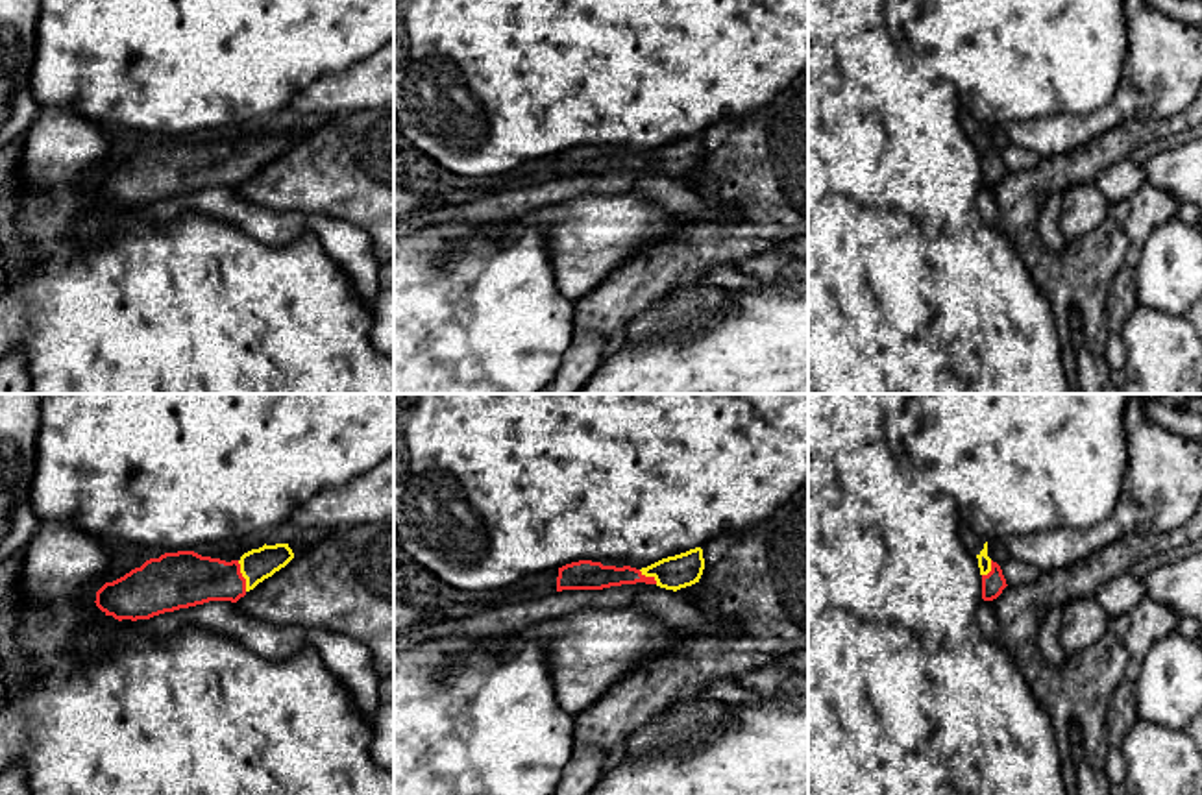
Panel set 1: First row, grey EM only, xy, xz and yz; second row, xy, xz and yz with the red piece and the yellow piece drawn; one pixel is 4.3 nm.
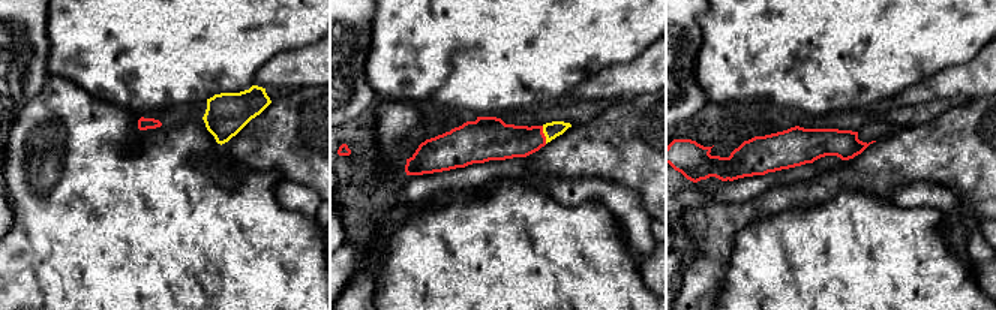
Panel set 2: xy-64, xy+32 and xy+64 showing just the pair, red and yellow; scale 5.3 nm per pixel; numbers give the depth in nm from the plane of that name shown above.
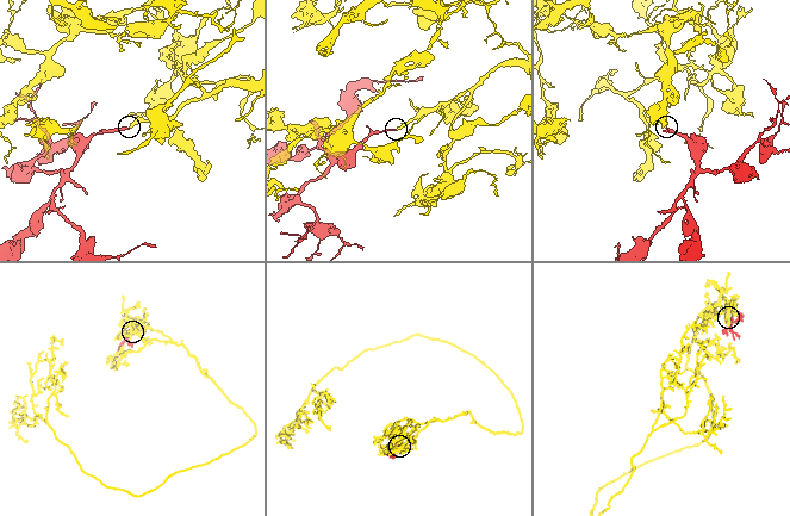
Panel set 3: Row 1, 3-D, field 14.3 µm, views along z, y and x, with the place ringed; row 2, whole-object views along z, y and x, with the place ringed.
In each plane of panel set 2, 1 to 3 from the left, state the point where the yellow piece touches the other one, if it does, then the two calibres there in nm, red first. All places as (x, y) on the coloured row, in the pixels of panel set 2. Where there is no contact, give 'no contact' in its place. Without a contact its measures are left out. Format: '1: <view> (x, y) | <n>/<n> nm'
1: no contact
2: xy+32 (543, 135) | 200/90 nm
3: no contact

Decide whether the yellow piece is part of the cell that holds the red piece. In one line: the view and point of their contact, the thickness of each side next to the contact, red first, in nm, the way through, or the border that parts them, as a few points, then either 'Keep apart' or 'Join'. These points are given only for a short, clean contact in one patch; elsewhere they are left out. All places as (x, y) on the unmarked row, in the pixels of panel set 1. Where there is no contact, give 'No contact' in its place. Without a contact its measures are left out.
Touches red at xy (241, 161). Thickness 240 nm (red) against 140 nm. Path across: xy (183, 165), (241, 161), (257, 150). Join

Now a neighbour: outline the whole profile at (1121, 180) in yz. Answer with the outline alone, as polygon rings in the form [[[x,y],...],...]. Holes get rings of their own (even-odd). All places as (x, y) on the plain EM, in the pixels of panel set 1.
[[[1121,159],[1095,177],[1095,185],[1108,203],[1130,198],[1135,190],[1145,185],[1143,165],[1128,159]]]

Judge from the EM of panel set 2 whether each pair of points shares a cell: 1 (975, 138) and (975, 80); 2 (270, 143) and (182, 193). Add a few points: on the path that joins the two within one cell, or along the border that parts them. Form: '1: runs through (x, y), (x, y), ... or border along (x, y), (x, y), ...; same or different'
1: border along (980, 96), (972, 99); different
2: border along (218, 150), (218, 156), (233, 165), (266, 171); different

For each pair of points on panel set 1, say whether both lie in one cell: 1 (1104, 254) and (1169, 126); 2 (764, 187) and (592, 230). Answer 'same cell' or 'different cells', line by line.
1: same cell
2: different cells

